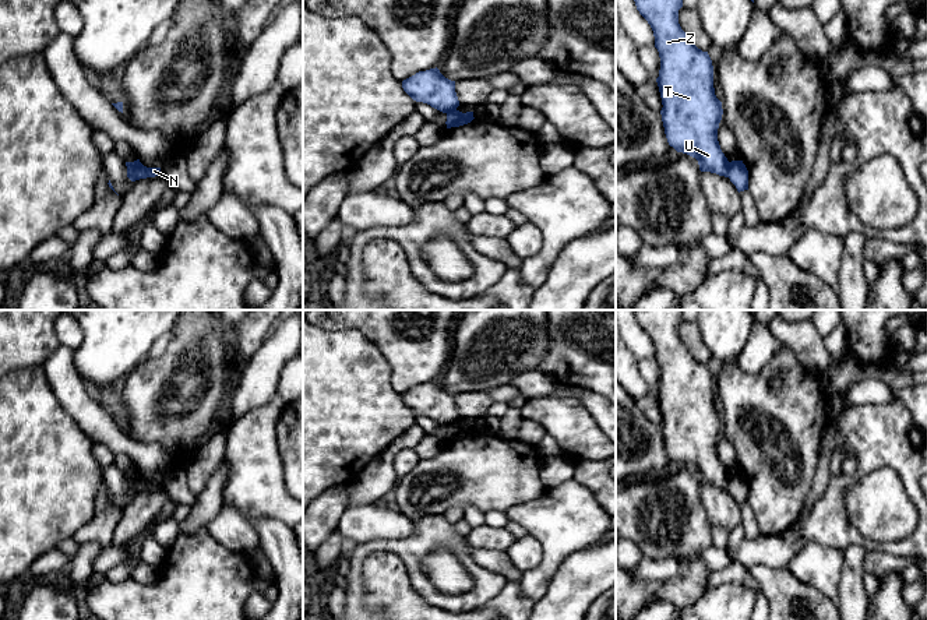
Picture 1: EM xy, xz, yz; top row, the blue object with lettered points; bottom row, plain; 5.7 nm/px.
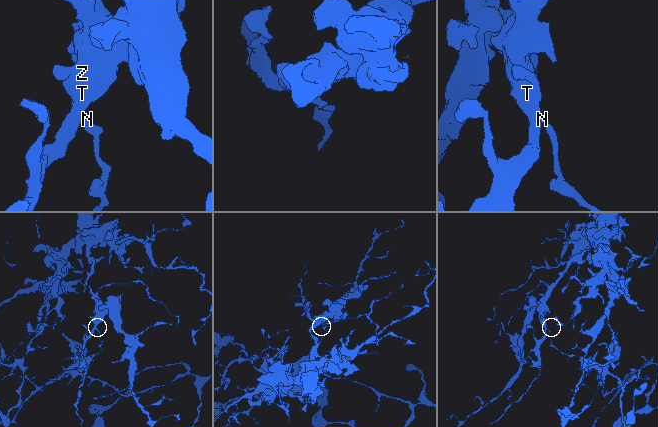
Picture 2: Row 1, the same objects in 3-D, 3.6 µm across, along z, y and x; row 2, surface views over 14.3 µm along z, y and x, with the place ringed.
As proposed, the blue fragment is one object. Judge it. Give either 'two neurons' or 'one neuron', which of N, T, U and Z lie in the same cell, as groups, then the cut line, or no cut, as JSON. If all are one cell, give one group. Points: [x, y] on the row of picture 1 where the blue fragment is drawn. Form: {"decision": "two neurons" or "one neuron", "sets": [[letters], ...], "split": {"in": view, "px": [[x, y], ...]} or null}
{"decision": "two neurons", "sets": [["N"], ["T", "U", "Z"]], "split": {"in": "xy", "px": [[140, 162], [136, 179]]}}

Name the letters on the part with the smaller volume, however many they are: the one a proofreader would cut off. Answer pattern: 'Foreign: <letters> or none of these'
Foreign: N

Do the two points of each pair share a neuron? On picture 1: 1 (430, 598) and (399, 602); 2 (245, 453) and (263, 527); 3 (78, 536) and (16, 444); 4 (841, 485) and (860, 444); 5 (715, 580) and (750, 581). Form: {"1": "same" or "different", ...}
{"1": "different", "2": "different", "3": "different", "4": "same", "5": "same"}

